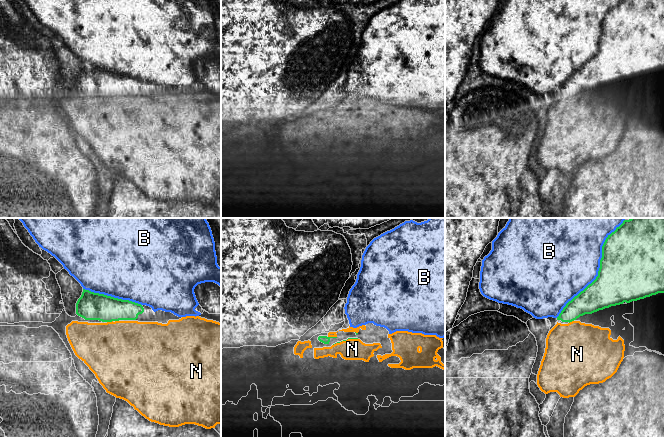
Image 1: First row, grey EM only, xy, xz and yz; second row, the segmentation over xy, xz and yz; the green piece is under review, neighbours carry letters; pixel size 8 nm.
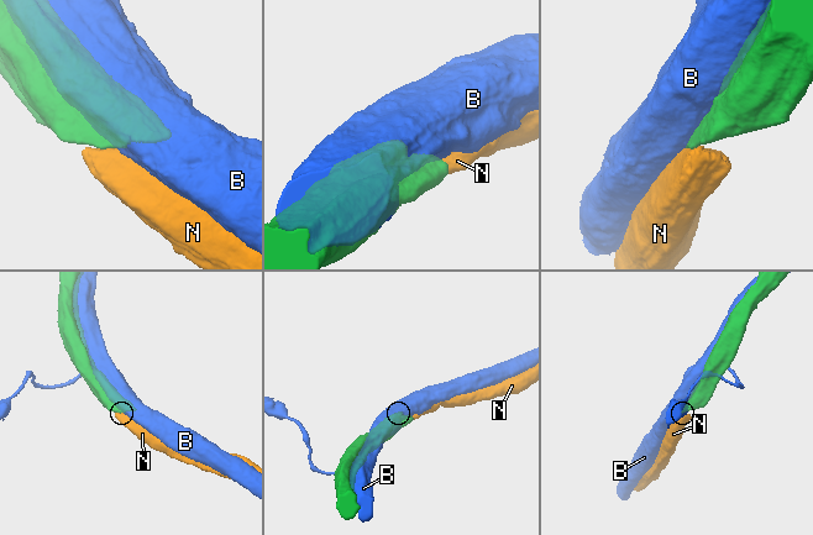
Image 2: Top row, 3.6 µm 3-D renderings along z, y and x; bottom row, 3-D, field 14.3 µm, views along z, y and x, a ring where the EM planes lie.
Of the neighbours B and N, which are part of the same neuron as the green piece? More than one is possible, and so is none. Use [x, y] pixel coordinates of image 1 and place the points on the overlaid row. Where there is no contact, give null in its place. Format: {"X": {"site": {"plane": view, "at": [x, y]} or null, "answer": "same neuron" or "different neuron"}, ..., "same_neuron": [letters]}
{"B": {"site": {"plane": "yz", "at": [599, 270]}, "answer": "different neuron"}, "N": {"site": {"plane": "xy", "at": [109, 321]}, "answer": "same neuron"}, "same_neuron": ["N"]}

